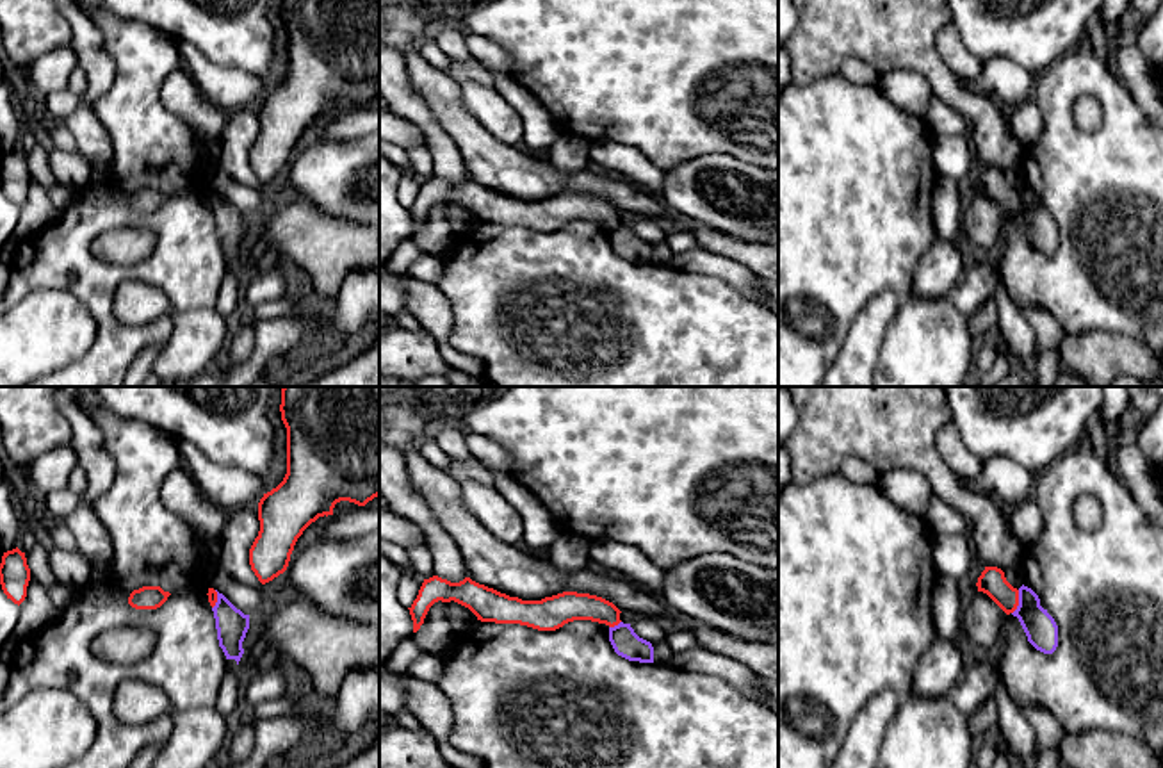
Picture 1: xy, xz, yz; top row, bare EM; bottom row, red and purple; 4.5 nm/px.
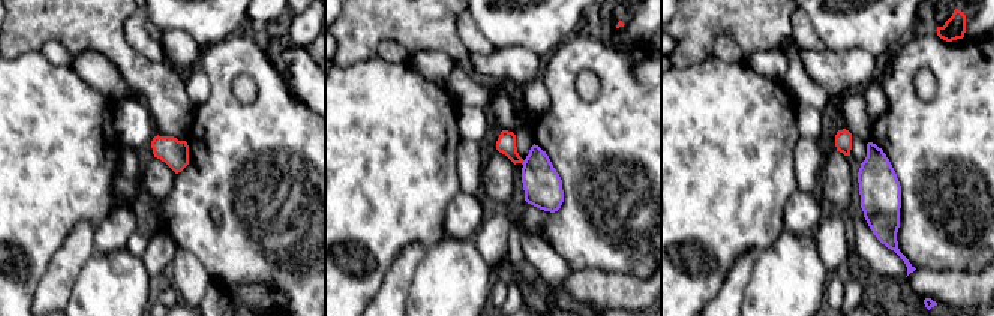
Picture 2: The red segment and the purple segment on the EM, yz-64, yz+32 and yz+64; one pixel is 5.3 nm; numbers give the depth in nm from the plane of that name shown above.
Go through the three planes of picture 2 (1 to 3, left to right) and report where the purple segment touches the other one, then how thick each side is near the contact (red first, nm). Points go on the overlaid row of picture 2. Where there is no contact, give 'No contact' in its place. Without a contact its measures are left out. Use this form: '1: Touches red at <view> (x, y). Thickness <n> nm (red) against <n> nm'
1: No contact
2: Touches red at yz+32 (523, 160). Thickness 110 nm (red) against 200 nm
3: No contact

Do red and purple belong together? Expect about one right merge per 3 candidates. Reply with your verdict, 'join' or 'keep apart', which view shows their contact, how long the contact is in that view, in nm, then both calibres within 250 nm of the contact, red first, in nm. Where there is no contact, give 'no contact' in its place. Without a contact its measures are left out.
keep apart | yz | 120 nm | 120/140 nm

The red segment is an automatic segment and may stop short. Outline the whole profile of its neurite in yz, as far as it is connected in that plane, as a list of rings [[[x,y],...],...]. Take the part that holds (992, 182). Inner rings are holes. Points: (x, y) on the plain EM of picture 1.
[[[985,167],[978,178],[978,192],[987,194],[1006,216],[1019,207],[1019,191],[1013,189],[997,167]]]

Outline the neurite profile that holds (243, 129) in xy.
[[[246,107],[230,114],[221,137],[219,166],[237,182],[262,191],[262,184],[249,166],[249,150],[258,137],[260,121],[256,107]]]

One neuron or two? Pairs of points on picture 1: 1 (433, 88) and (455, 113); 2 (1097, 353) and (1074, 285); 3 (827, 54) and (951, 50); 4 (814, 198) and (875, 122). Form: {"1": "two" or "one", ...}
{"1": "one", "2": "two", "3": "two", "4": "one"}

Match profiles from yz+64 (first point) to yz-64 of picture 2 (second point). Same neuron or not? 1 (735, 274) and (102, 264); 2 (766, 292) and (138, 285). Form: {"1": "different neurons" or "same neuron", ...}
{"1": "different neurons", "2": "same neuron"}

